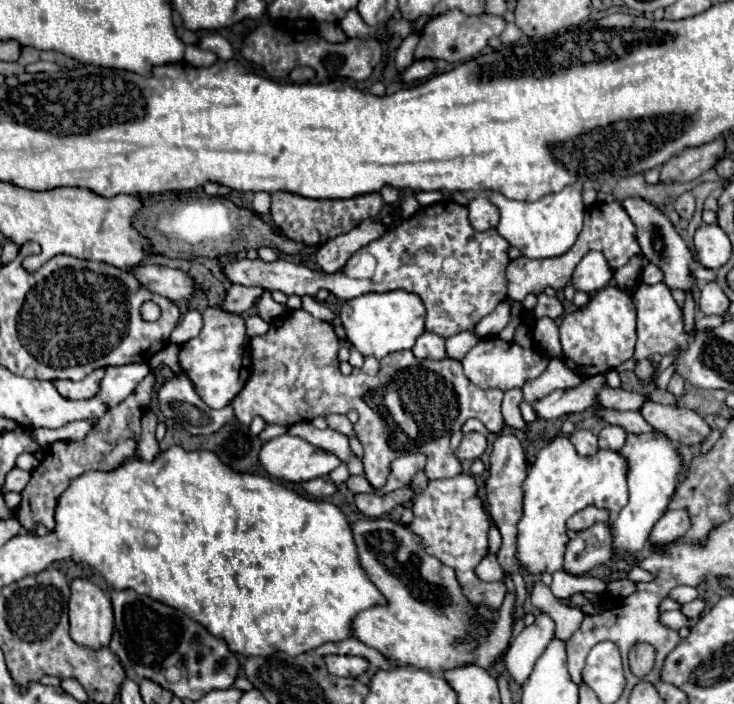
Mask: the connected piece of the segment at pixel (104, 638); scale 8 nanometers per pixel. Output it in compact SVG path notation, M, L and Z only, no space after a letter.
M75 578L69 596L71 638L89 648L109 646L113 634L113 608L109 596L91 580Z

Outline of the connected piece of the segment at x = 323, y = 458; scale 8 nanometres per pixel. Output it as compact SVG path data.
M283 434L283 436L277 436L269 442L265 442L261 448L259 460L271 476L285 480L285 482L307 482L313 478L321 478L321 476L327 476L331 470L335 470L341 464L341 460L335 454L325 452L325 450L309 444L307 440L303 440L299 436L291 436L291 434Z

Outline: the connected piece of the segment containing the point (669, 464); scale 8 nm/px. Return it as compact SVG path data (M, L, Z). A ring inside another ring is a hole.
M659 430L633 434L627 432L625 446L619 454L627 460L627 484L629 484L629 502L619 512L613 522L613 538L615 538L615 556L635 556L649 544L649 534L655 522L667 512L667 506L675 494L675 488L681 480L683 458L675 444Z

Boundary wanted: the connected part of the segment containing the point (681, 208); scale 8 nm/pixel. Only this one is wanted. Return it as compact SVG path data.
M685 192L685 194L681 194L681 196L675 200L675 210L677 210L677 214L679 214L683 220L691 220L691 218L693 218L695 200L693 200L691 192Z

